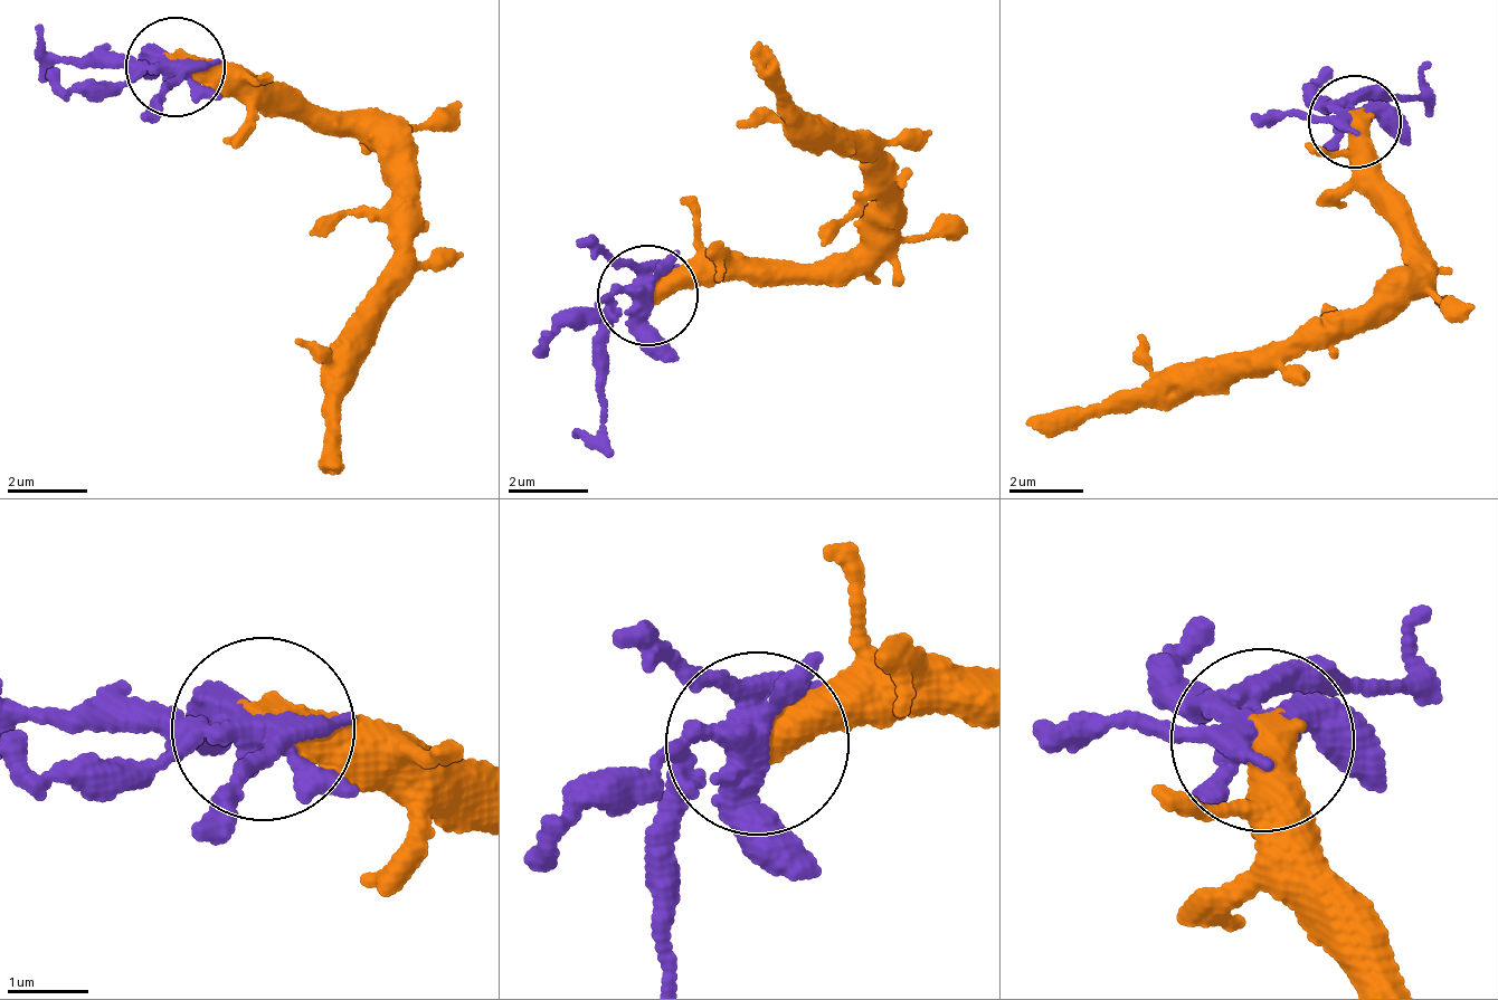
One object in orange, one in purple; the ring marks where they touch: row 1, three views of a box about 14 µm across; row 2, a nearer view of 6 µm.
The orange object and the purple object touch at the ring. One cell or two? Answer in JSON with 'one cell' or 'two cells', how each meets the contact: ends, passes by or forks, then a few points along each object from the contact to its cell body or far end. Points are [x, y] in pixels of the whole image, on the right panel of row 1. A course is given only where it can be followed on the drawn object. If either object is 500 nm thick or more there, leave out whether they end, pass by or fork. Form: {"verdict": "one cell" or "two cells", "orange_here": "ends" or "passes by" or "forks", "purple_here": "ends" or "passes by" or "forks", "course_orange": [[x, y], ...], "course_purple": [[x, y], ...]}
{"verdict": "two cells", "orange_here": "ends", "purple_here": "forks", "course_orange": [[1354, 121], [1412, 218], [1404, 275], [1365, 301], [1108, 408], [1026, 427]], "course_purple": [[1354, 121], [1362, 97], [1400, 96], [1427, 60]]}

